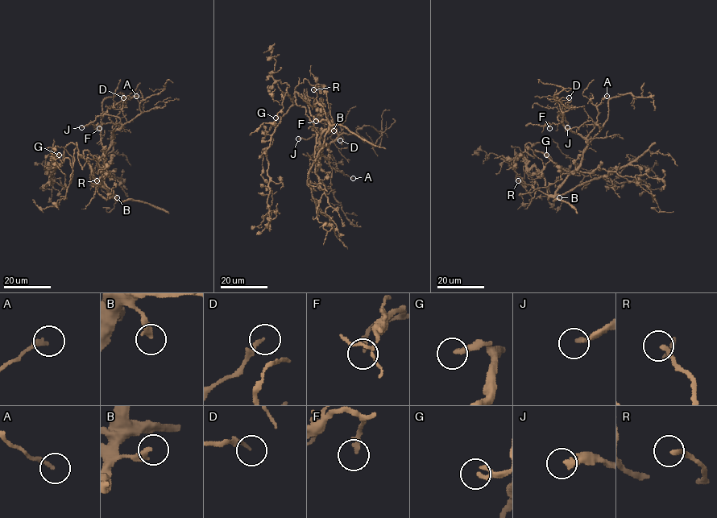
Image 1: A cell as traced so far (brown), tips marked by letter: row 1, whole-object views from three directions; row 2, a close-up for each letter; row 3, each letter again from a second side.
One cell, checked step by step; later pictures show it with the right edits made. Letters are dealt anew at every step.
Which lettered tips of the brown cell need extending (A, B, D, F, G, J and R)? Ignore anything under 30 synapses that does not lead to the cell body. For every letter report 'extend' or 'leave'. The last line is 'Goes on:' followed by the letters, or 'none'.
A: leave
B: leave
D: leave
F: leave
G: extend
J: extend
R: extend
Goes on: G, J, R

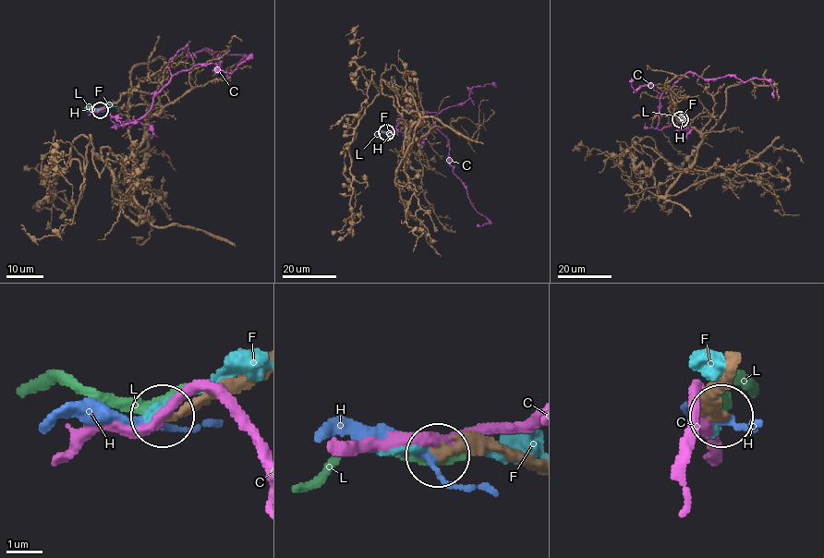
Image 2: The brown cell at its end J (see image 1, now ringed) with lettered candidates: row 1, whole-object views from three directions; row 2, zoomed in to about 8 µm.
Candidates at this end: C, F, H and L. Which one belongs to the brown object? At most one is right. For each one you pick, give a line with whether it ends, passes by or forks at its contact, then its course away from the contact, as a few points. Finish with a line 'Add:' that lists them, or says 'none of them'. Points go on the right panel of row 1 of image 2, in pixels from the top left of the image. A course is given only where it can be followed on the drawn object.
H: it passes by
Add: H

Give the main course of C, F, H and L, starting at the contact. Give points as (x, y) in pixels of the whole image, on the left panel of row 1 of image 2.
C: (101, 109), (123, 125), (139, 120), (168, 81), (167, 63), (187, 44), (187, 55), (241, 55), (231, 80)
F: (99, 110), (117, 106)
H: (99, 110), (87, 112)
L: (99, 109), (84, 108)

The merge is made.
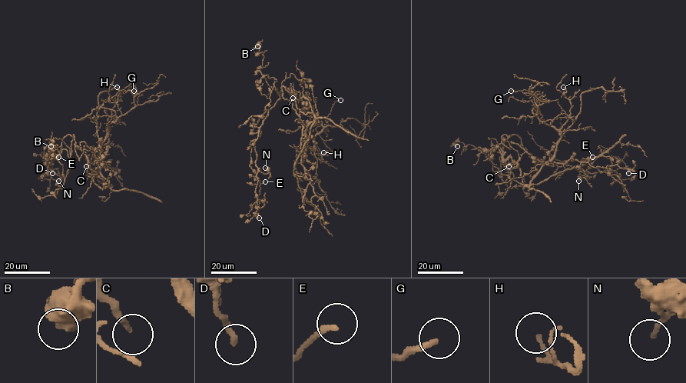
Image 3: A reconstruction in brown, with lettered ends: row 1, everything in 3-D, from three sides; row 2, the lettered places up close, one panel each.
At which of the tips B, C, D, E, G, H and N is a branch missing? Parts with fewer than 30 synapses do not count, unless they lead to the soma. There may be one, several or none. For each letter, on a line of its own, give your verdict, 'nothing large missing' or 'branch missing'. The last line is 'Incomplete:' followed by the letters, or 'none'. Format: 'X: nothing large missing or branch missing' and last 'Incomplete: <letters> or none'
B: nothing large missing
C: nothing large missing
D: nothing large missing
E: nothing large missing
G: nothing large missing
H: nothing large missing
N: nothing large missing
Incomplete: none

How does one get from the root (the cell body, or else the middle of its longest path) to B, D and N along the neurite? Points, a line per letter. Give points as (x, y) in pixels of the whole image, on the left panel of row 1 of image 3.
B: (84, 142), (77, 148), (73, 134), (67, 172), (67, 151), (56, 154), (57, 144), (51, 146)
D: (84, 142), (77, 148), (74, 135), (67, 134), (61, 152), (48, 163), (52, 173)
N: (84, 142), (77, 148), (73, 134), (63, 139), (61, 152), (48, 163), (61, 177), (58, 181)

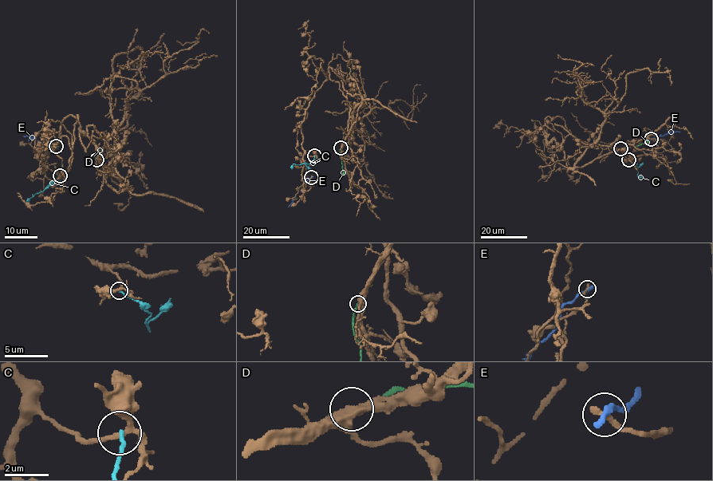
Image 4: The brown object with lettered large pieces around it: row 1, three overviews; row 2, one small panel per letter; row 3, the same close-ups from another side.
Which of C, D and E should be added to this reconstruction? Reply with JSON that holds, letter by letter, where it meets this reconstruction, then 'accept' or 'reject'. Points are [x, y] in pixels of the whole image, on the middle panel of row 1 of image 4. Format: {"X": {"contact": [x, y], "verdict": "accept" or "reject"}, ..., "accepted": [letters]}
{"C": {"contact": [314, 155], "verdict": "reject"}, "D": {"contact": [340, 147], "verdict": "reject"}, "E": {"contact": [311, 177], "verdict": "reject"}, "accepted": []}

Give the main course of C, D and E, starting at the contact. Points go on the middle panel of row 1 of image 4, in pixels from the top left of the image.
C: (314, 155), (313, 162), (293, 164), (292, 168)
D: (340, 147), (340, 156), (344, 175)
E: (311, 177), (305, 181), (288, 206)

